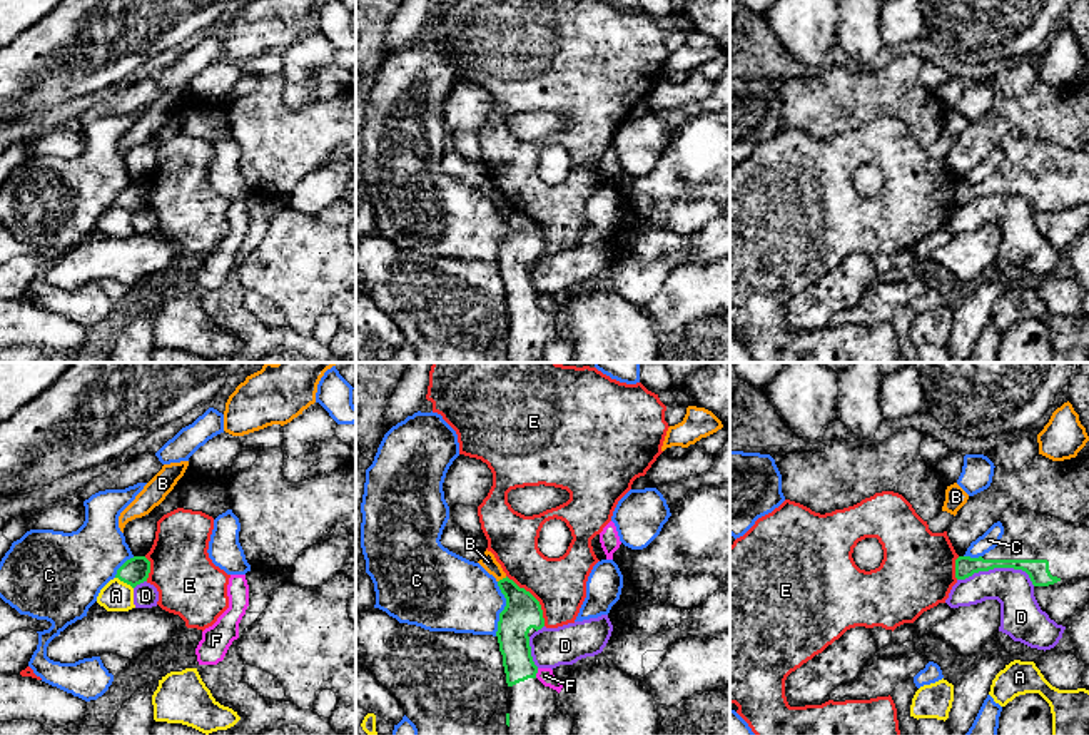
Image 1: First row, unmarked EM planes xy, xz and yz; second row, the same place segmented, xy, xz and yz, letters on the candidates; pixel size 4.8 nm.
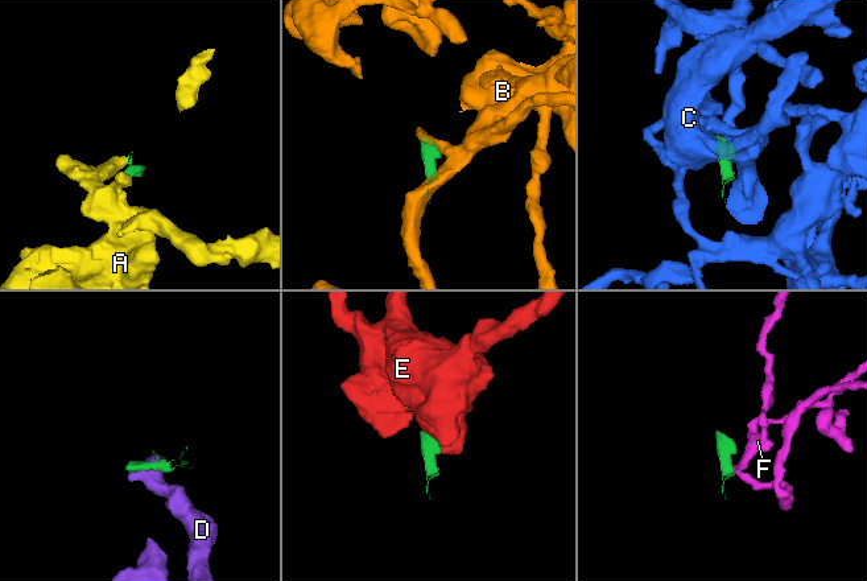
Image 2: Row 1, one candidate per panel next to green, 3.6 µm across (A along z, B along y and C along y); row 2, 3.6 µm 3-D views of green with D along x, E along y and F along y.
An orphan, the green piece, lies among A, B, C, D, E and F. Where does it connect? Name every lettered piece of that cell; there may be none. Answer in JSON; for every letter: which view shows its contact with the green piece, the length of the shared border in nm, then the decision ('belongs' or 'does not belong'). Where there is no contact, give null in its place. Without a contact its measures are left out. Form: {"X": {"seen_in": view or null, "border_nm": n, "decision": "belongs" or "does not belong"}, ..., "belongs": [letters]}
{"A": {"seen_in": "xy", "border_nm": 110, "decision": "does not belong"}, "B": {"seen_in": "xz", "border_nm": 50, "decision": "does not belong"}, "C": {"seen_in": "xz", "border_nm": 260, "decision": "does not belong"}, "D": {"seen_in": "yz", "border_nm": 380, "decision": "does not belong"}, "E": {"seen_in": "xz", "border_nm": 320, "decision": "does not belong"}, "F": {"seen_in": "xz", "border_nm": 50, "decision": "does not belong"}, "belongs": []}

